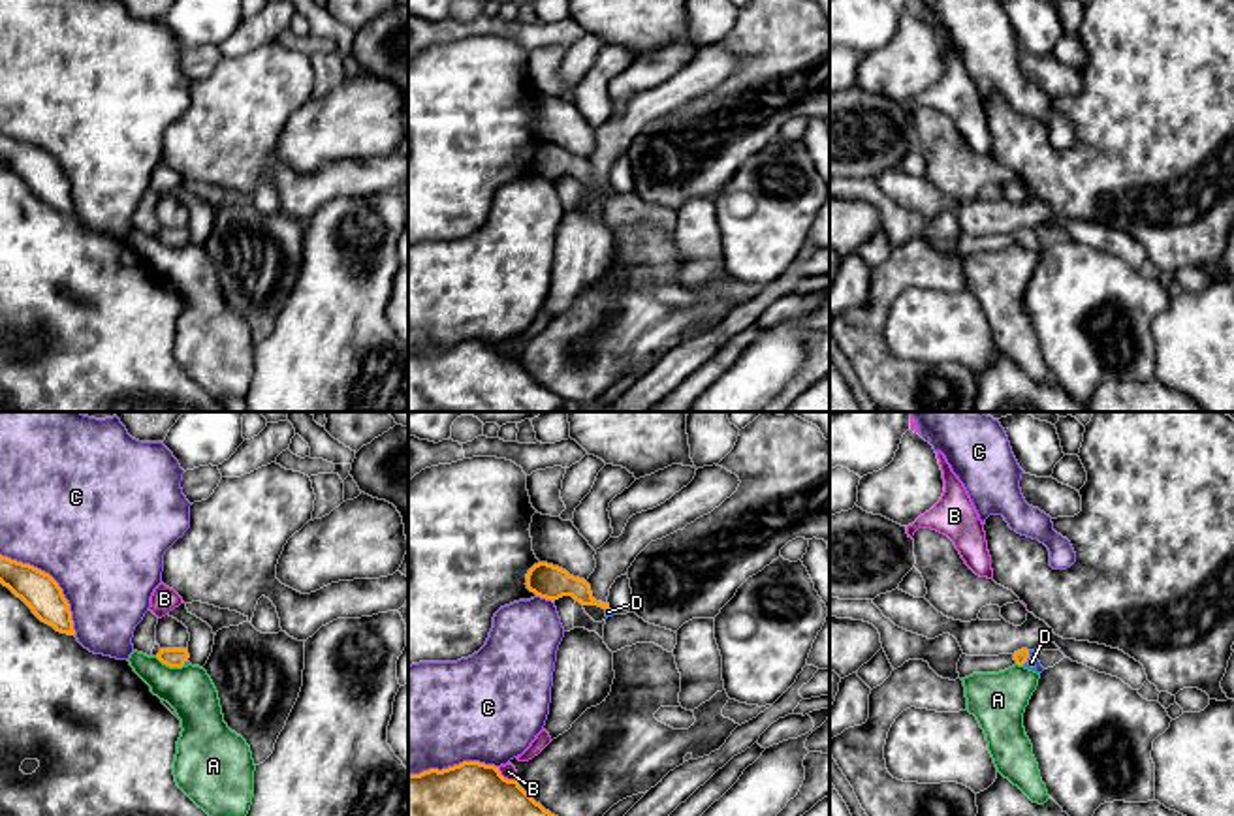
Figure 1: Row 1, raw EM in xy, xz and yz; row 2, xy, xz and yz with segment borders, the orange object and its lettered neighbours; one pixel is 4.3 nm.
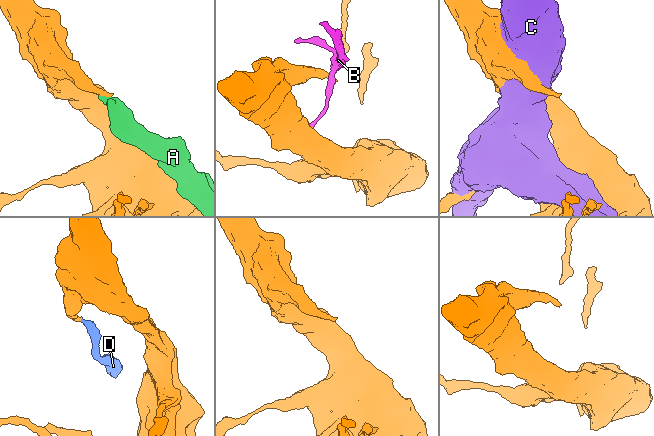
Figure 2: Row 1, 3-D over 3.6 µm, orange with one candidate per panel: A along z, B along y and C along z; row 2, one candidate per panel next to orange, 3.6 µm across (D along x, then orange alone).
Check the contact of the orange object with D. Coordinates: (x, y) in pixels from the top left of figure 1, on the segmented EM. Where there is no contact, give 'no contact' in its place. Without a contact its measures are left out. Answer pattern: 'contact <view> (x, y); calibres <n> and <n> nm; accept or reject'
contact yz (1028, 657); calibres 60 and 50 nm; accept

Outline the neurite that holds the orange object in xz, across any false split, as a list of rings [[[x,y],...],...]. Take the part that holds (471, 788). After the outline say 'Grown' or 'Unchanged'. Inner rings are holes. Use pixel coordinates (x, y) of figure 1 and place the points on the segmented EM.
[[[463,761],[448,769],[408,775],[408,816],[555,816],[536,803],[517,780],[508,780],[498,767]]]. Unchanged

